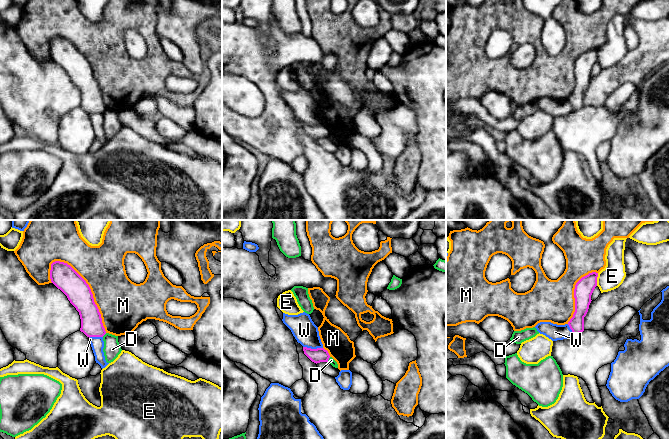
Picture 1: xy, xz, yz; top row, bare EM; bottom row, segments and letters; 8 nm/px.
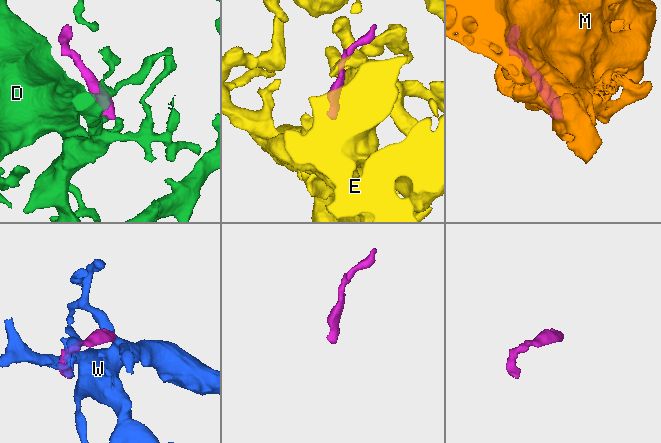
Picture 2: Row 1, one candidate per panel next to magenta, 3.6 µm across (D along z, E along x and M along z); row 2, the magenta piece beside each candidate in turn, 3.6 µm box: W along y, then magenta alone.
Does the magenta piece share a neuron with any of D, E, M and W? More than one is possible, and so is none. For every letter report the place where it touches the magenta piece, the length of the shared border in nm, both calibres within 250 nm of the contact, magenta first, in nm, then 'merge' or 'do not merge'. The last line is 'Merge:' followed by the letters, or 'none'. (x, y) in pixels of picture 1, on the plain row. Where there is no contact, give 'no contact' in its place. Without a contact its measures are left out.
D: xz (328, 135) | 50 nm | 120/50 nm | do not merge
E: yz (596, 55) | 110 nm | 150/190 nm | do not merge
M: xy (90, 67) | 700 nm | 200/360 nm | do not merge
W: xz (313, 125) | 160 nm | 120/200 nm | do not merge
Merge: none

